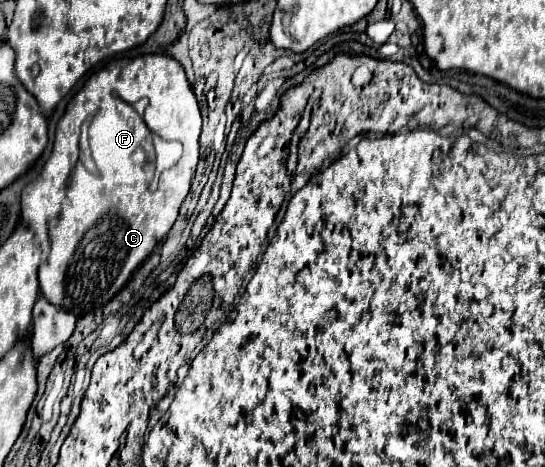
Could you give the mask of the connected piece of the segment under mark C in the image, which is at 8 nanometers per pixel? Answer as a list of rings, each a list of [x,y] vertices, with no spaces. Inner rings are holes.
[[[157,53],[157,54],[146,54],[146,55],[138,56],[135,58],[118,58],[118,59],[112,60],[107,65],[108,66],[105,66],[99,71],[95,72],[91,76],[91,78],[88,80],[88,82],[85,84],[85,86],[72,98],[72,100],[70,100],[70,102],[68,102],[68,105],[66,107],[66,112],[64,112],[64,116],[60,118],[60,122],[58,122],[58,125],[56,128],[56,140],[54,140],[54,148],[52,148],[52,154],[50,154],[50,158],[46,160],[46,164],[44,164],[44,168],[42,168],[42,172],[40,172],[40,176],[38,176],[38,178],[36,178],[34,182],[30,182],[30,184],[28,184],[26,188],[24,188],[24,190],[26,190],[26,196],[28,196],[28,192],[30,192],[30,186],[32,186],[32,204],[28,204],[28,202],[26,202],[26,206],[32,206],[32,208],[30,208],[30,210],[32,210],[32,212],[30,212],[30,216],[32,216],[32,226],[46,226],[46,238],[50,238],[50,248],[48,248],[48,250],[44,252],[44,258],[42,258],[42,262],[40,262],[40,292],[42,292],[42,296],[44,296],[46,300],[50,300],[50,302],[54,302],[54,304],[56,304],[56,306],[60,306],[62,310],[70,310],[70,312],[72,312],[72,314],[76,314],[76,316],[82,316],[82,314],[90,314],[90,312],[94,312],[94,310],[98,310],[98,308],[102,308],[102,306],[106,306],[106,304],[108,304],[108,302],[110,302],[110,300],[112,300],[112,298],[114,298],[114,296],[116,296],[116,294],[118,294],[118,292],[122,290],[122,286],[124,286],[124,284],[126,284],[126,282],[130,280],[130,276],[134,274],[134,270],[136,270],[136,268],[138,268],[138,266],[140,266],[140,264],[142,264],[142,262],[144,262],[144,260],[146,260],[146,258],[148,258],[148,256],[152,254],[152,250],[154,250],[154,248],[156,248],[156,246],[158,246],[158,244],[162,242],[162,238],[164,238],[164,236],[166,236],[166,234],[170,232],[170,228],[172,228],[172,224],[174,224],[174,222],[176,222],[176,218],[178,218],[178,212],[180,212],[180,206],[182,206],[182,202],[184,202],[184,198],[186,198],[186,194],[188,194],[188,190],[190,190],[190,182],[192,182],[192,176],[194,176],[194,172],[196,172],[196,164],[198,164],[198,156],[200,156],[200,152],[198,152],[198,148],[200,148],[200,144],[198,144],[198,138],[200,138],[200,130],[202,130],[202,120],[200,120],[200,106],[198,106],[198,102],[196,102],[196,96],[194,96],[194,92],[190,90],[190,84],[188,84],[188,80],[186,80],[186,72],[184,72],[184,68],[180,66],[180,62],[178,62],[178,60],[174,60],[174,58],[172,58],[172,56],[168,56],[168,54]],[[114,90],[138,90],[138,94],[146,94],[146,98],[150,100],[150,104],[148,104],[148,108],[146,108],[146,124],[150,124],[150,128],[154,130],[154,134],[156,134],[156,136],[160,136],[160,138],[164,138],[164,140],[180,140],[180,142],[184,144],[184,154],[182,154],[182,158],[180,158],[180,162],[178,162],[178,164],[176,164],[176,166],[174,166],[174,168],[170,170],[170,174],[166,174],[166,176],[168,176],[168,178],[166,178],[166,186],[164,186],[164,184],[162,184],[162,186],[158,186],[158,180],[160,176],[156,178],[156,184],[154,184],[154,179],[152,180],[152,178],[154,178],[154,173],[155,173],[155,152],[154,152],[154,168],[152,168],[152,166],[150,166],[150,168],[146,168],[144,164],[140,164],[140,166],[136,164],[134,168],[126,168],[126,170],[124,170],[124,168],[122,168],[122,170],[118,168],[118,170],[114,170],[114,172],[110,172],[110,174],[102,174],[102,172],[100,172],[100,168],[98,168],[96,172],[90,172],[90,170],[86,170],[86,168],[84,168],[84,164],[80,162],[80,158],[78,158],[78,152],[80,152],[80,146],[78,146],[78,138],[80,138],[81,126],[83,122],[85,121],[85,119],[88,119],[89,117],[91,117],[91,119],[94,120],[94,116],[96,116],[96,112],[98,112],[98,110],[102,108],[102,104],[104,104],[106,100],[112,100],[112,98],[119,98],[117,94],[114,92]]]

